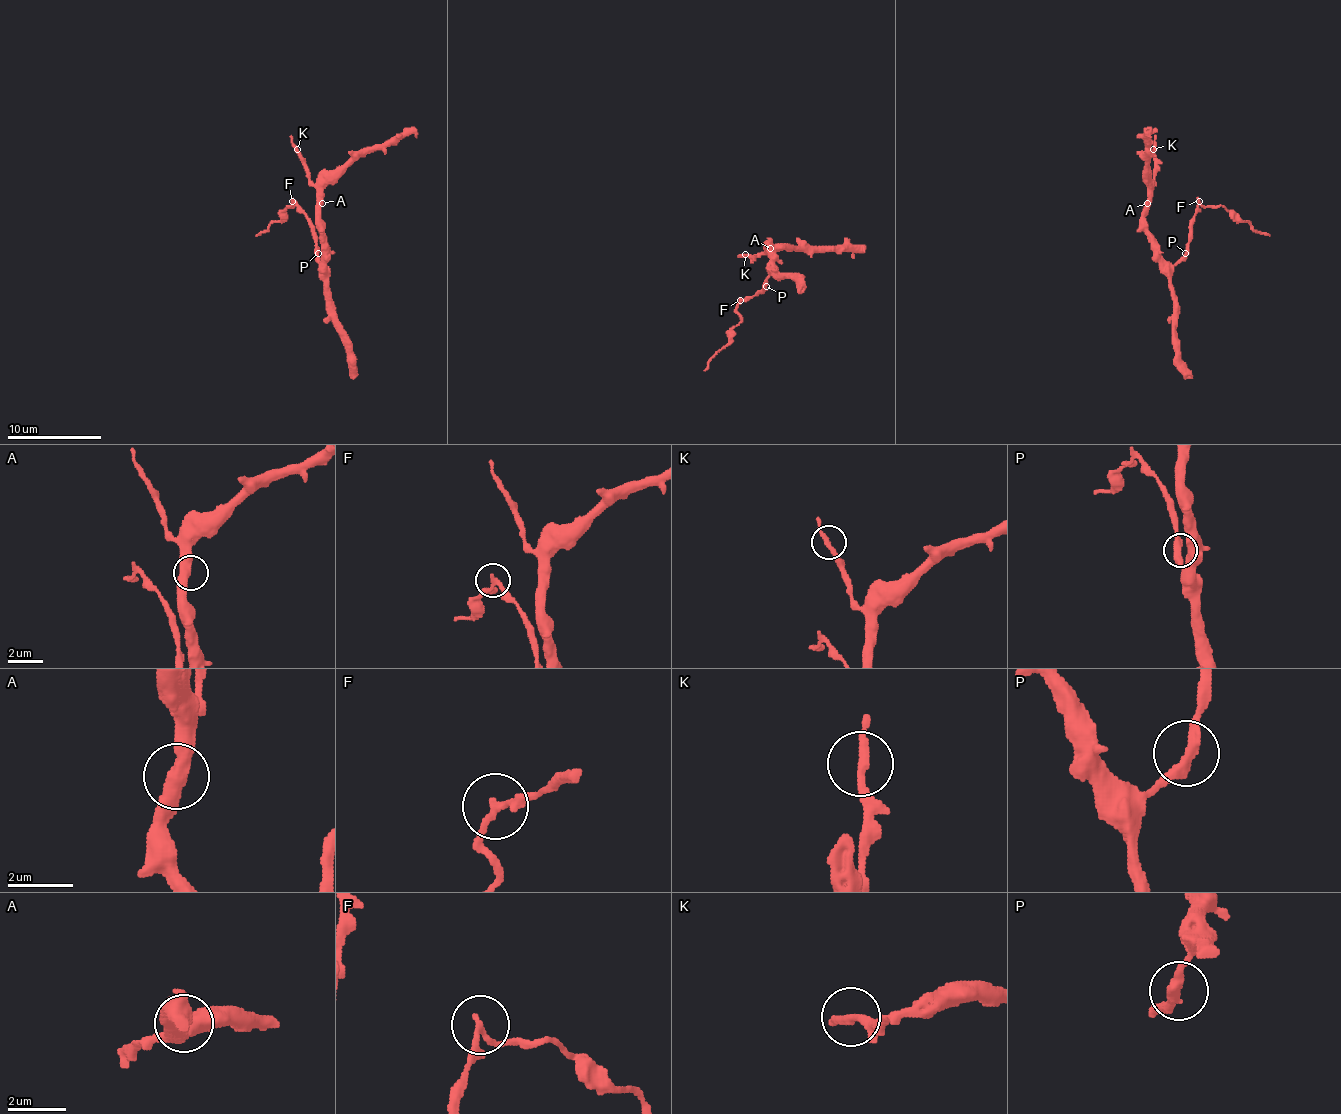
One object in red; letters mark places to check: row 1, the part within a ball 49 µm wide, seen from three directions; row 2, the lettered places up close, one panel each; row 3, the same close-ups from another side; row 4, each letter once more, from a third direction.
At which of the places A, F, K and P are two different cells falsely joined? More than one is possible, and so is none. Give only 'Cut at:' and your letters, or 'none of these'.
Cut at: F

